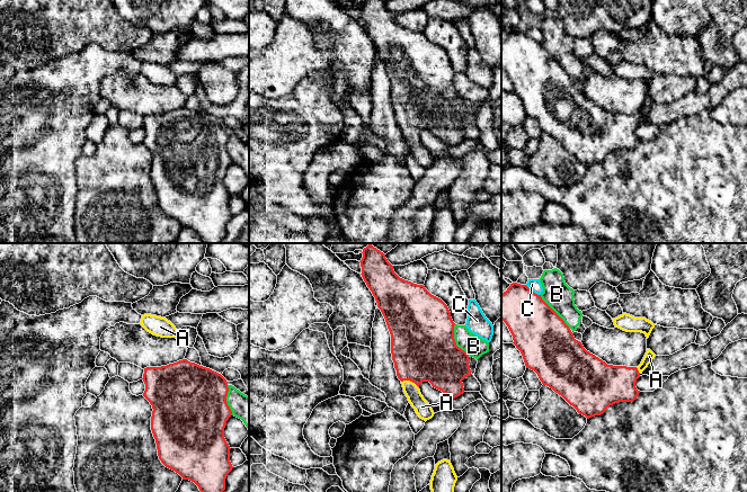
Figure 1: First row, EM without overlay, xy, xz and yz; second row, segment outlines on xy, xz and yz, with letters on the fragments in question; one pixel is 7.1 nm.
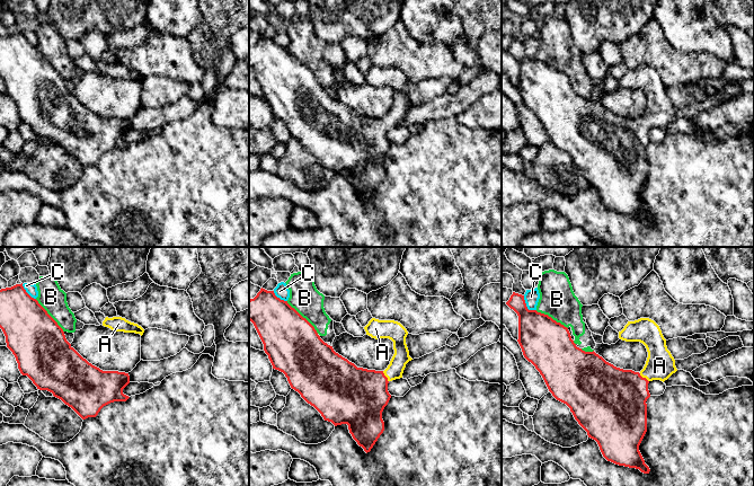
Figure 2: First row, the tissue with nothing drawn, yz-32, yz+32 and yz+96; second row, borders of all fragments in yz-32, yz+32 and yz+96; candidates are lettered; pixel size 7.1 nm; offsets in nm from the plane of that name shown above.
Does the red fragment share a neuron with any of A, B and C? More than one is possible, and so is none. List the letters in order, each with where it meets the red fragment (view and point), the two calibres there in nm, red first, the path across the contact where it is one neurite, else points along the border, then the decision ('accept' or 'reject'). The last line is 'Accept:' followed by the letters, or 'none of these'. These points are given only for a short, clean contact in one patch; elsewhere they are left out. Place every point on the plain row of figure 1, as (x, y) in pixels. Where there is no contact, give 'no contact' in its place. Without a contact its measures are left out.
A: contact xz (410, 128); calibres 460 and 110 nm; way xz (424, 97), (411, 117), (410, 128), (411, 139), (421, 154); accept
B: contact yz (554, 60); calibres 400 and 200 nm; reject
C: contact yz (533, 39); calibres 360 and 90 nm; reject
Accept: A

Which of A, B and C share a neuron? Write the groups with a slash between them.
A / B / C

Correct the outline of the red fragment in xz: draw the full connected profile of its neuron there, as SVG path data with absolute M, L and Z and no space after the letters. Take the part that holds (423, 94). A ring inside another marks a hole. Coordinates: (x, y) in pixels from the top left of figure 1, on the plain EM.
M362 0L362 25L372 39L391 82L391 101L403 140L418 164L425 169L434 164L419 133L429 129L451 146L464 141L462 128L472 123L469 102L456 93L454 73L447 53L432 43L424 33L400 26L383 0Z

